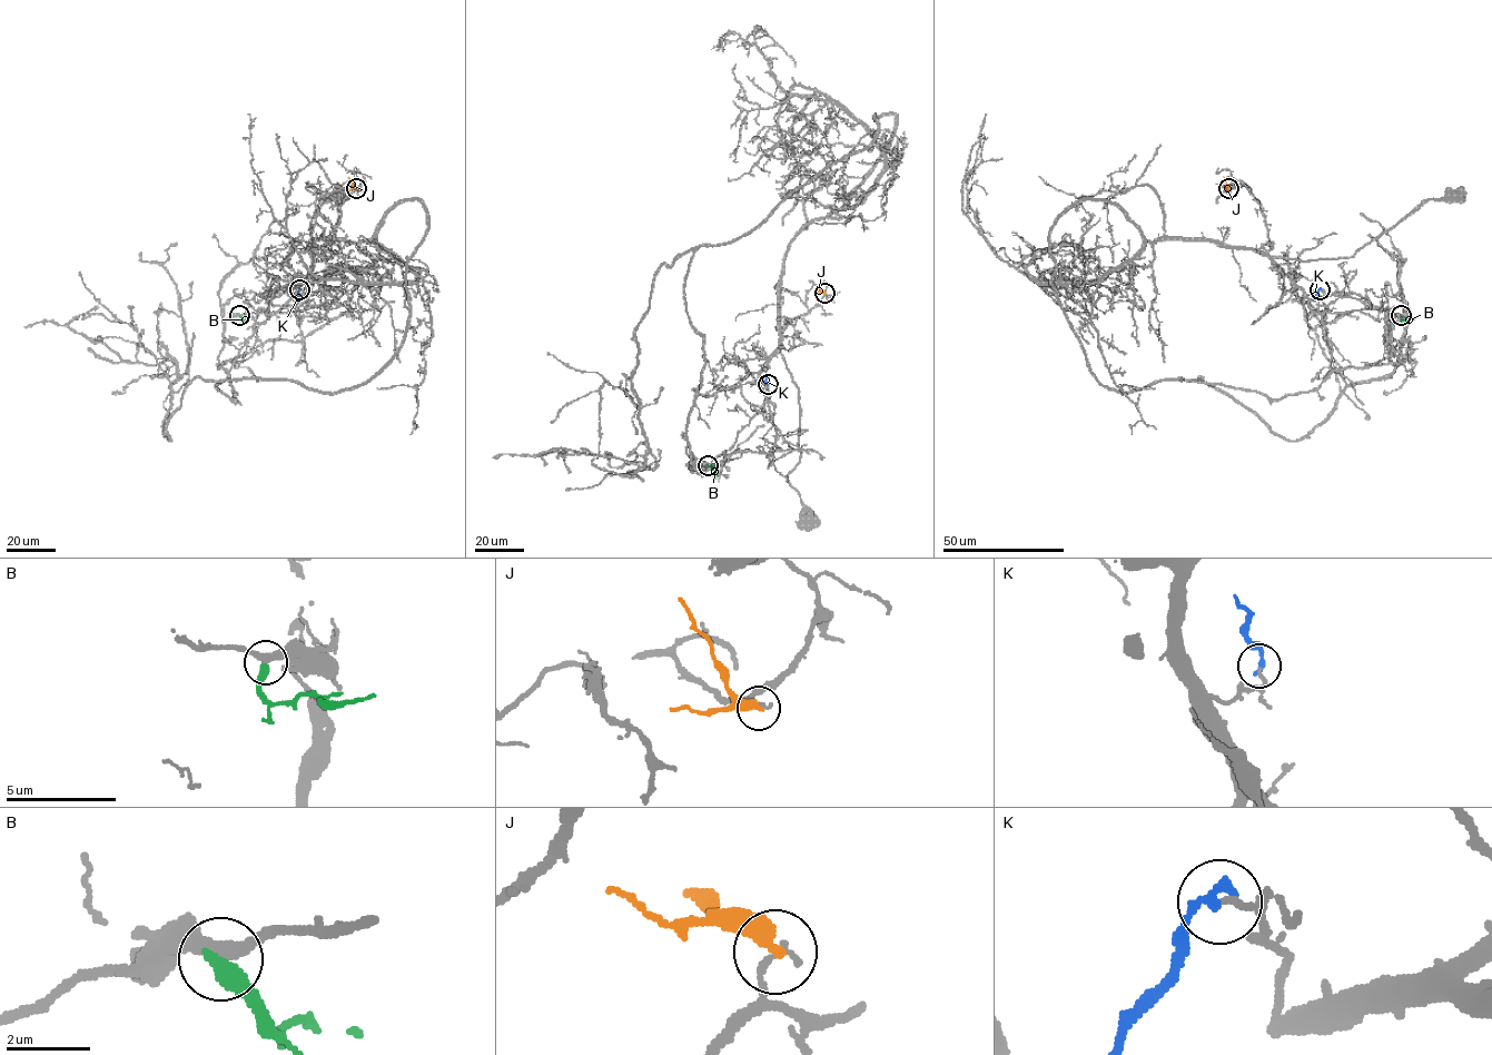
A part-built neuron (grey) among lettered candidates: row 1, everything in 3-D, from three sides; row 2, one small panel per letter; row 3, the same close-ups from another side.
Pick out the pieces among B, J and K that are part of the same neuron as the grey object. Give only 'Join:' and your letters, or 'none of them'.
Join: none of them

